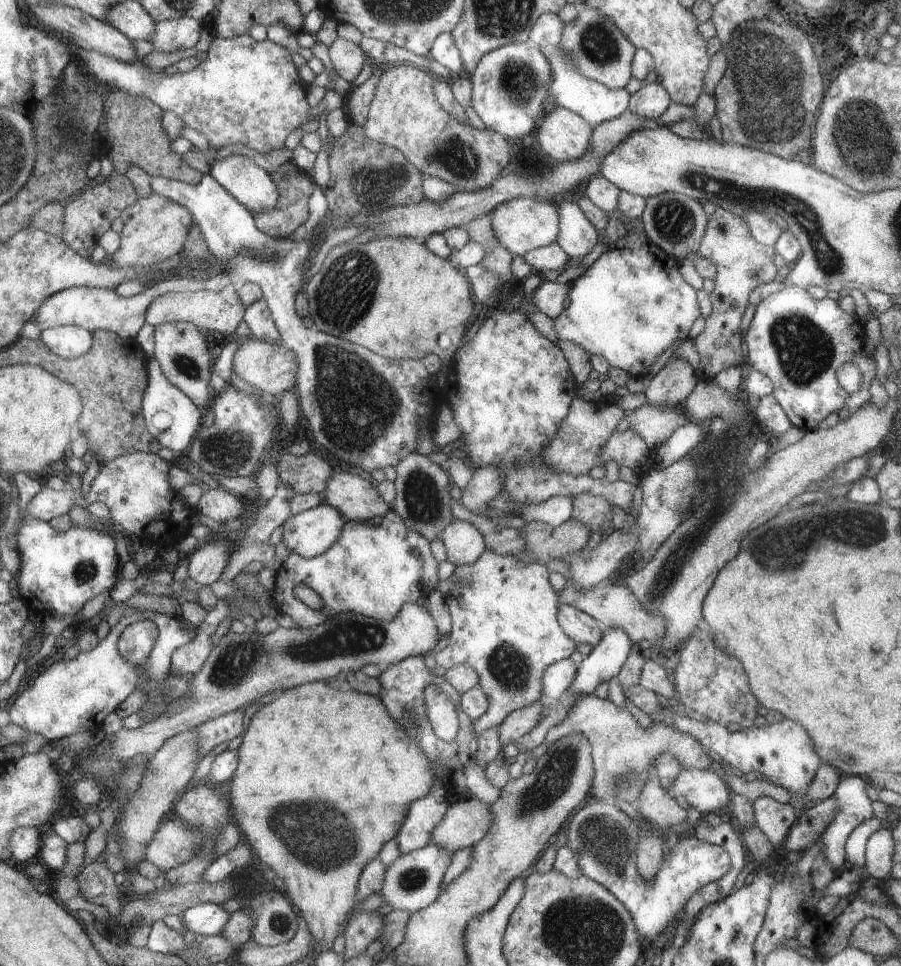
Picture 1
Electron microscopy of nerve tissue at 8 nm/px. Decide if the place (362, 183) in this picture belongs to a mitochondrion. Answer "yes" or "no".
yes

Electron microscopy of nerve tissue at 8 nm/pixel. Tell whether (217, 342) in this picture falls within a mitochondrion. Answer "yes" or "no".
no

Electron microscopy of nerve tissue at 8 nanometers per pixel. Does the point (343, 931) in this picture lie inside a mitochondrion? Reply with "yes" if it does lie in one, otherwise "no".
no

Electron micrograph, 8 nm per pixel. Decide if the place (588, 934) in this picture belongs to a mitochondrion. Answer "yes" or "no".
yes

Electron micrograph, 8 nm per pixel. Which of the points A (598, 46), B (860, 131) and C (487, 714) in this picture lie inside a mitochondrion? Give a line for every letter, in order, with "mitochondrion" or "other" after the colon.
A: mitochondrion
B: mitochondrion
C: other

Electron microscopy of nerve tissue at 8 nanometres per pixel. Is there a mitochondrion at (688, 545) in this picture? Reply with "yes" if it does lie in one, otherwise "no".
yes

